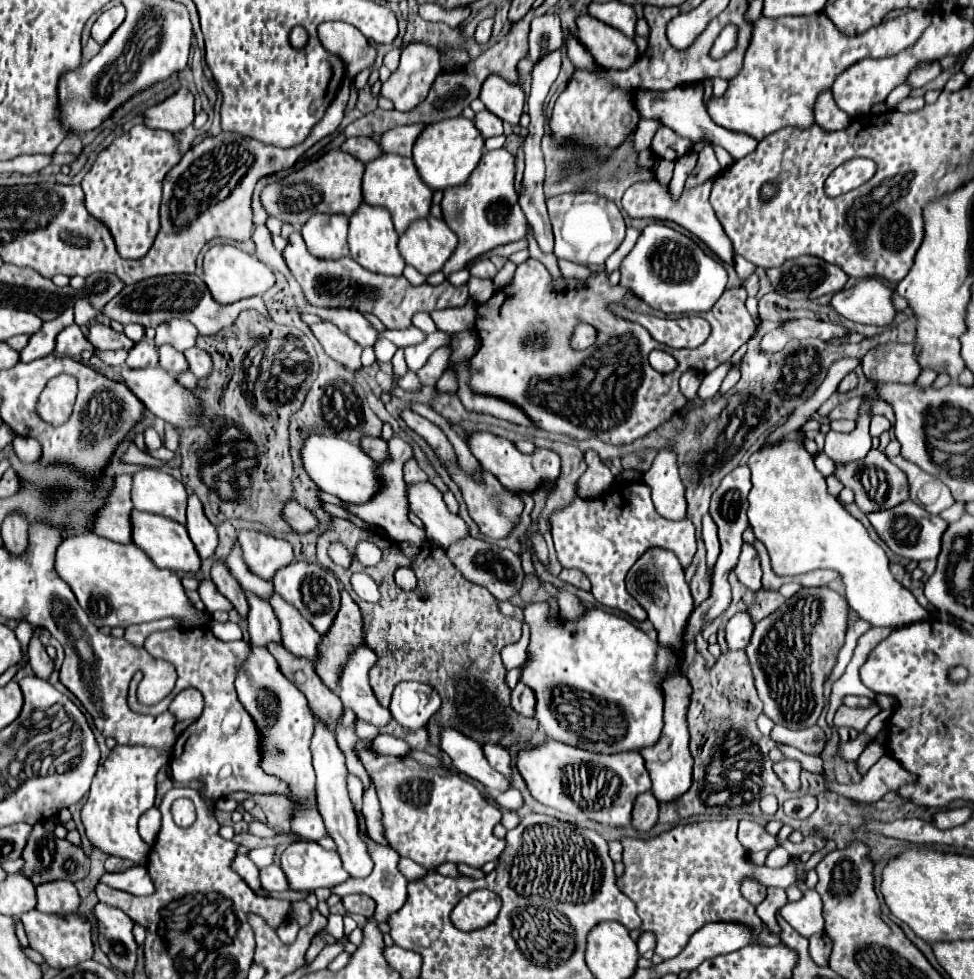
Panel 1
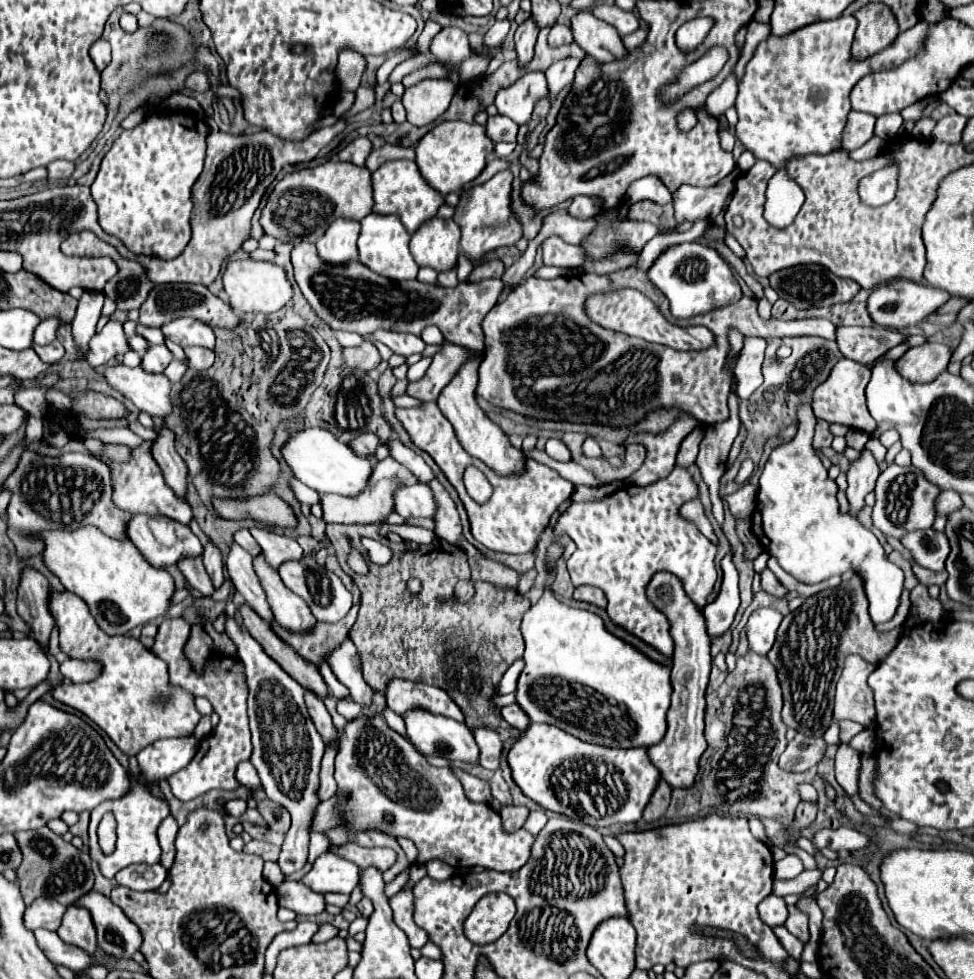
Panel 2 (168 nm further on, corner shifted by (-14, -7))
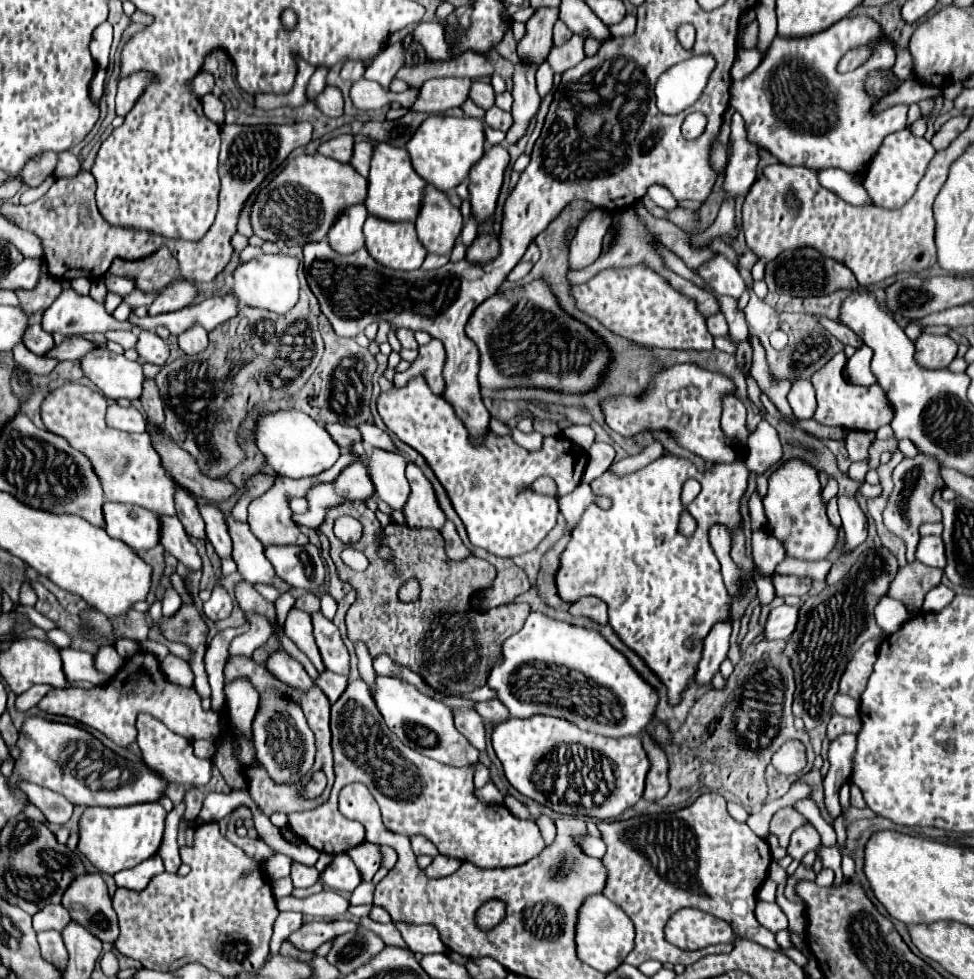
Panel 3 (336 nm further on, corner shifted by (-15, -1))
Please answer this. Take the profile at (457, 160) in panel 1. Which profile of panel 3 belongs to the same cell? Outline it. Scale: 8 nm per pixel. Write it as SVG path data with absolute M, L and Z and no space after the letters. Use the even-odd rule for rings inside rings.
M433 114L427 116L413 138L407 142L407 152L413 164L413 170L435 188L449 192L459 186L467 176L469 168L483 156L485 152L485 132L483 122L477 118L453 118Z

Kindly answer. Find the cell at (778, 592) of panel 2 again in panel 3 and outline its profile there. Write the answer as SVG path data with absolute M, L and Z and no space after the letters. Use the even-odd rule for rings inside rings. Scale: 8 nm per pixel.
M775 576L773 578L773 586L777 596L787 596L787 594L795 594L795 596L805 596L811 590L811 578L801 578L801 576Z

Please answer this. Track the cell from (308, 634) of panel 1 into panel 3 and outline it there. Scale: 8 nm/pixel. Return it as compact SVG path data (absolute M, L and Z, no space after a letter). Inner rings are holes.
M225 514L225 522L233 542L231 558L237 564L237 572L251 584L265 582L277 586L281 592L289 592L289 586L275 578L275 570L271 570L271 562L263 554L263 544L249 530L249 524L235 520L231 514Z

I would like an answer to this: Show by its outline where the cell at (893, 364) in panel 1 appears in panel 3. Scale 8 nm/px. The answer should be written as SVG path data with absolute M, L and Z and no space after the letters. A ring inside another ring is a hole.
M921 334L915 340L915 360L923 368L947 368L957 354L957 344L949 336Z

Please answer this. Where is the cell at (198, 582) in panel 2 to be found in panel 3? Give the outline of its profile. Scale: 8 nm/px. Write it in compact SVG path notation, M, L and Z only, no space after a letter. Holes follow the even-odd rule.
M159 516L159 544L189 570L201 570L201 558L177 516Z

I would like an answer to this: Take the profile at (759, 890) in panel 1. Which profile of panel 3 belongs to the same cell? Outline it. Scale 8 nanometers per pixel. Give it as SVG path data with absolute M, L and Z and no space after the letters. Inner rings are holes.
M757 902L755 906L755 918L757 922L771 930L773 934L777 934L779 930L787 930L787 916L783 914L783 910L775 904L775 902Z

